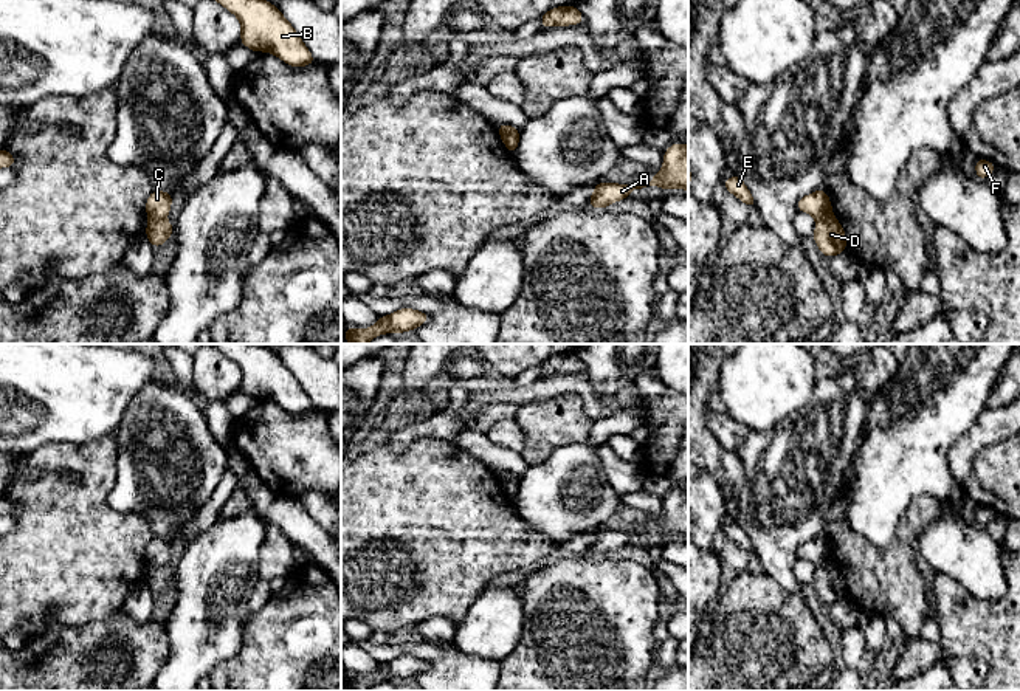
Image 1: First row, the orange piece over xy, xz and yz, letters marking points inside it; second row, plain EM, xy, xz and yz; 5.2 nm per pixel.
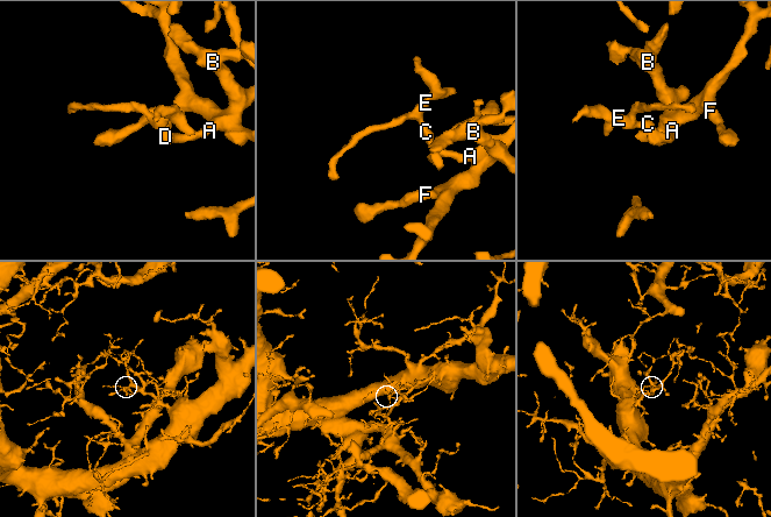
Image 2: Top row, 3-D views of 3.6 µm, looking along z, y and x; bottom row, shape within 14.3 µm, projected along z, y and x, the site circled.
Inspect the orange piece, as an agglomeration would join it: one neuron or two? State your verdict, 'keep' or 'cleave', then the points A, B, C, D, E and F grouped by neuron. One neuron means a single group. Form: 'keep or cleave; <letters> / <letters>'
cleave; A B D F / C E

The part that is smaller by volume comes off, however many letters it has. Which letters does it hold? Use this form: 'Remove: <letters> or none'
Remove: C, E

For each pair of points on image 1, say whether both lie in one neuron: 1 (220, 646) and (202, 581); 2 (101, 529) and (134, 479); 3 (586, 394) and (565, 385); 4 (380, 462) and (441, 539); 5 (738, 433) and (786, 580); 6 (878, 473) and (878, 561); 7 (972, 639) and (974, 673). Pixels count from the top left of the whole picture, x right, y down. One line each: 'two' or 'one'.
1: one
2: two
3: one
4: one
5: two
6: two
7: two

